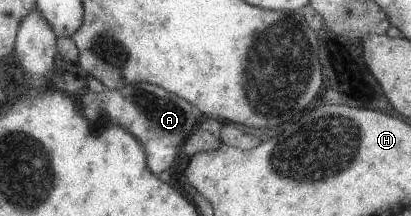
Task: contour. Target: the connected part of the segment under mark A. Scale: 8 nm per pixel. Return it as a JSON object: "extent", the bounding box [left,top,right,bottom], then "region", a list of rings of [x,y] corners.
{"extent":[80,82,196,175],"region":[[[130,82],[118,89],[84,93],[80,105],[82,115],[87,120],[94,122],[104,112],[107,115],[106,124],[123,127],[136,138],[144,150],[146,167],[154,175],[172,167],[178,145],[190,135],[196,123],[189,103],[184,103],[184,99],[178,99],[176,95],[146,82]]]}

